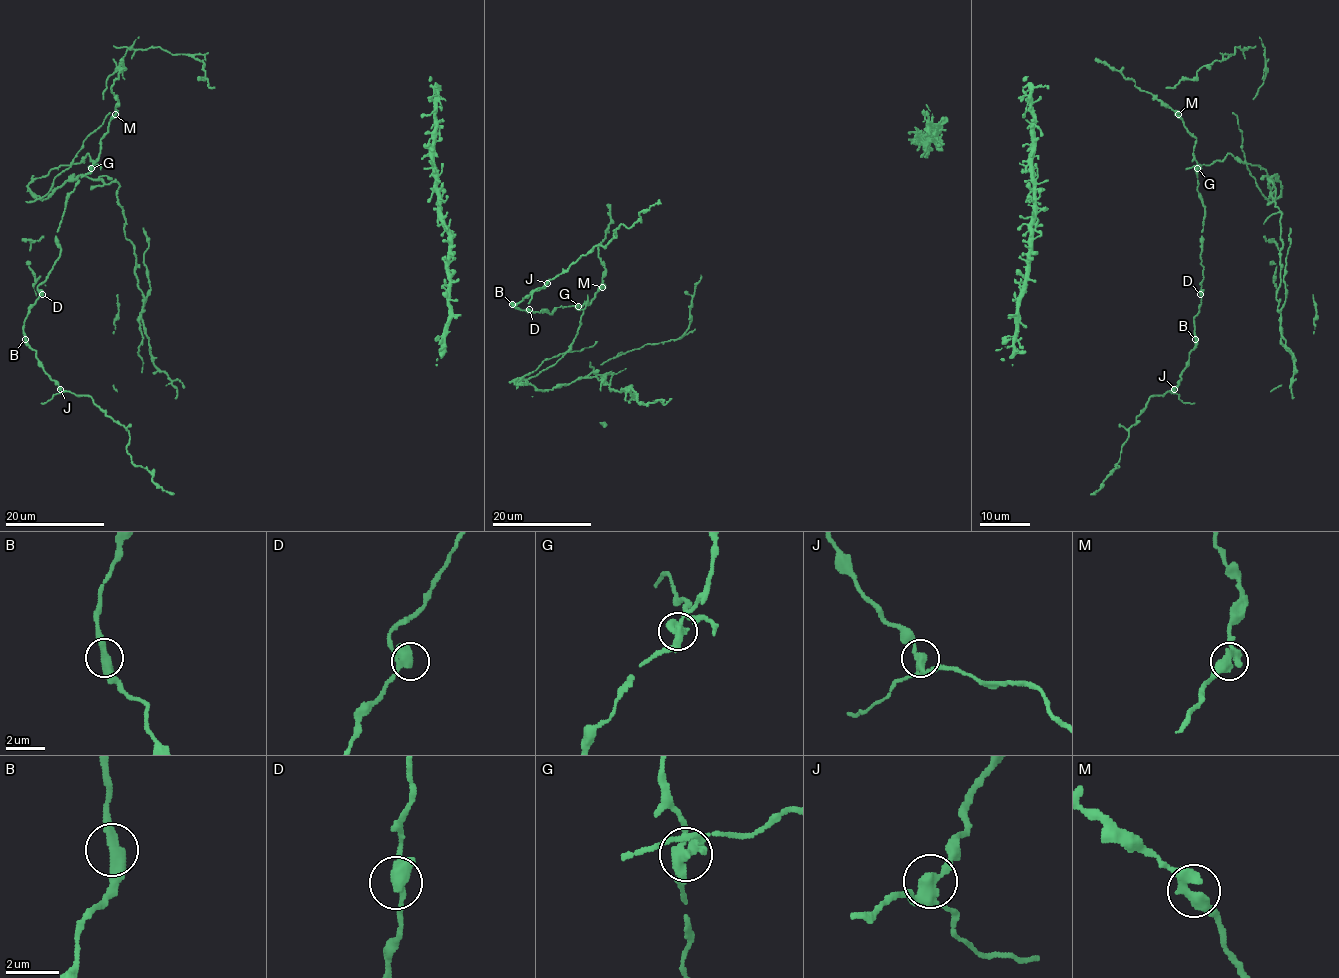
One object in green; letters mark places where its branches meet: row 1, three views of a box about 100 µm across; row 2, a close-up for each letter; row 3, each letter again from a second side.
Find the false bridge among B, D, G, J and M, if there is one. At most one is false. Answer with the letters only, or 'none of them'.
G

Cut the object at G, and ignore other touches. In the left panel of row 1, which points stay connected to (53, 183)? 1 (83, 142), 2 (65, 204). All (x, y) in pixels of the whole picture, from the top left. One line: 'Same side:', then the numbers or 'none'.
Same side: 1

